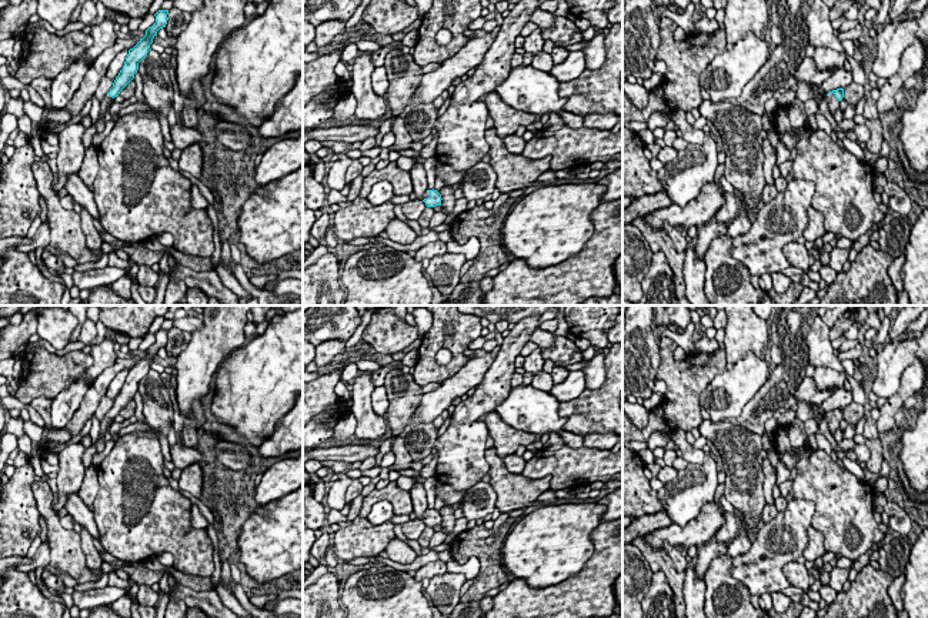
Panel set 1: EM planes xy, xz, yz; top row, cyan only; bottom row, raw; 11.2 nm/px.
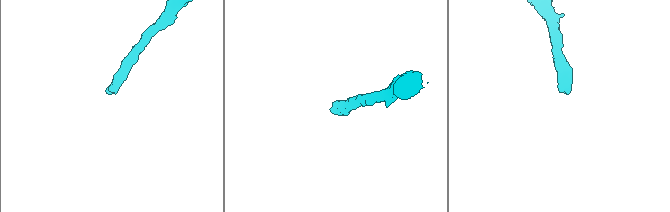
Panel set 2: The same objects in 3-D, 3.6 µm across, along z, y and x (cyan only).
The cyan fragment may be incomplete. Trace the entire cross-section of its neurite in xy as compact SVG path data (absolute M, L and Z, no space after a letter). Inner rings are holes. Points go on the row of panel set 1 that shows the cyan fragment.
M158 10L156 16L156 23L146 30L146 36L140 39L140 41L128 50L124 66L116 77L113 87L106 94L104 100L100 101L100 114L99 118L106 116L106 111L114 103L114 98L120 94L120 91L134 78L134 74L138 70L138 63L147 56L151 50L150 44L153 39L157 36L157 31L167 24L168 10Z

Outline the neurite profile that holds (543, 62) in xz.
M540 51L537 53L534 57L533 57L533 61L531 61L531 66L540 71L545 71L548 73L553 66L554 66L554 61L553 61L553 57L550 53L545 53L545 51Z

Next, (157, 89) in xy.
M150 50L138 63L137 71L143 78L143 96L146 103L167 117L173 107L173 84L164 60L157 51Z

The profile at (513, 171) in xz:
M495 128L485 130L485 140L490 144L490 166L497 174L495 188L510 193L517 188L527 188L537 178L550 170L551 156L533 160L521 154L511 154Z

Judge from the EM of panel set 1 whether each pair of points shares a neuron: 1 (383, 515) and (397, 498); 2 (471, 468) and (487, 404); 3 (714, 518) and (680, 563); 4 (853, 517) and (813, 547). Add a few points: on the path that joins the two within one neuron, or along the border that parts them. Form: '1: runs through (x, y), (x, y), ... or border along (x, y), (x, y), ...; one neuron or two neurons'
1: border along (393, 504), (379, 500), (366, 517); two neurons
2: runs through (471, 453), (471, 418); one neuron
3: border along (664, 543), (668, 543), (680, 553); two neurons
4: border along (811, 525), (821, 534), (825, 551); two neurons

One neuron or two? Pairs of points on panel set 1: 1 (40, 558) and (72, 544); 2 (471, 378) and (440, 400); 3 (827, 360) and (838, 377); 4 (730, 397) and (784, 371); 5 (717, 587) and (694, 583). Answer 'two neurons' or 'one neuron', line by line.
1: two neurons
2: one neuron
3: two neurons
4: two neurons
5: two neurons

